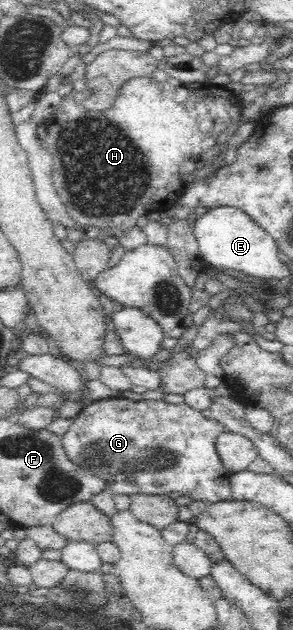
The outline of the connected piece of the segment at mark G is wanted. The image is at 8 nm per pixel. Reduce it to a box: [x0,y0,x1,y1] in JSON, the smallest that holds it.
[62,396,231,505]

